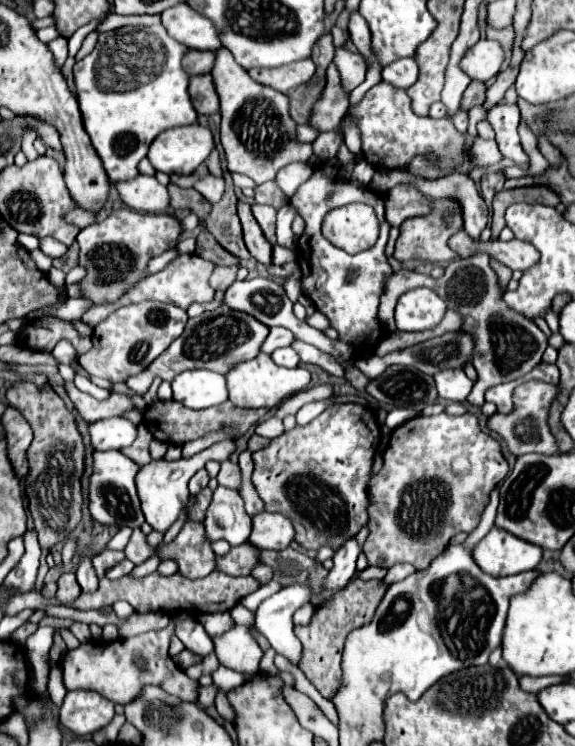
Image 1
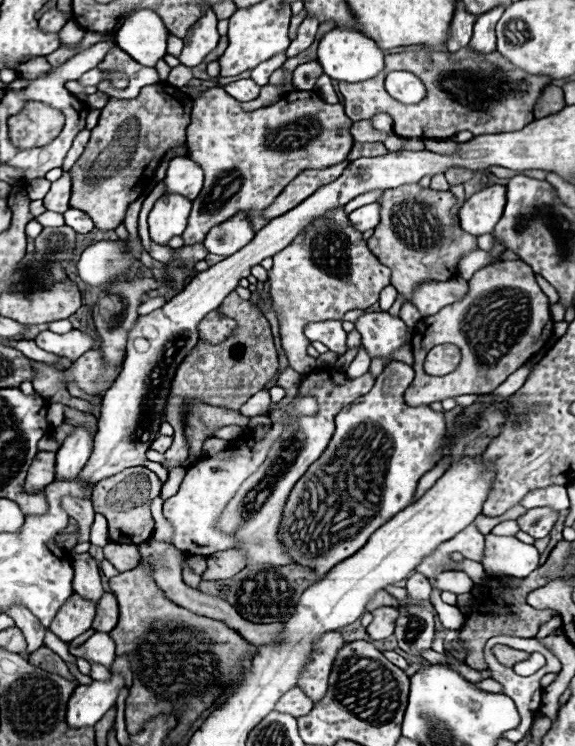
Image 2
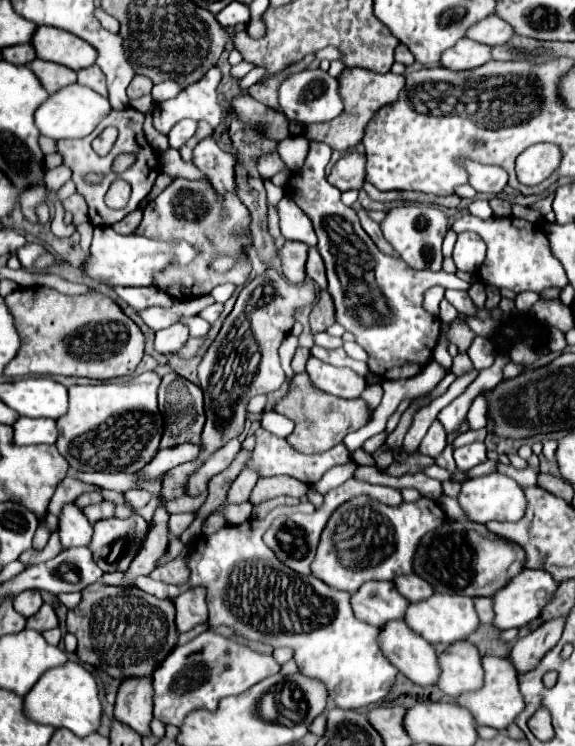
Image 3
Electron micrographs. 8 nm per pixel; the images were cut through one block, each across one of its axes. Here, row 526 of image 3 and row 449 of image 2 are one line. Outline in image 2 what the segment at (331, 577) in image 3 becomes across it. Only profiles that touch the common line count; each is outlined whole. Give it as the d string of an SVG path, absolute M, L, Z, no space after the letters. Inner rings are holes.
M392 360L390 364L386 364L384 372L376 378L376 384L374 384L374 388L372 388L368 394L360 396L360 398L354 400L348 408L342 408L342 410L338 412L338 416L336 416L336 432L334 432L334 436L332 436L328 448L326 448L326 450L322 452L322 456L306 470L306 474L294 484L294 490L290 492L290 496L288 496L286 504L284 504L284 514L282 514L282 520L280 520L278 538L280 538L282 546L286 548L286 552L290 554L290 558L294 560L294 564L298 564L298 566L302 566L302 568L308 568L308 570L312 570L312 572L318 574L318 576L324 576L334 564L338 564L338 562L350 558L352 554L356 554L356 552L368 542L368 538L370 538L370 534L372 534L374 530L378 530L378 528L380 528L382 524L386 524L394 514L398 514L398 512L404 510L406 506L410 506L410 502L412 502L412 498L414 498L414 492L416 492L418 480L420 480L430 468L434 468L434 464L440 460L438 446L440 446L440 440L442 440L442 434L444 434L444 426L446 426L444 414L442 414L442 412L434 412L434 410L428 408L428 406L406 406L406 404L404 404L404 390L412 384L412 380L414 380L414 370L412 370L412 366L408 366L408 364L404 364L404 362Z

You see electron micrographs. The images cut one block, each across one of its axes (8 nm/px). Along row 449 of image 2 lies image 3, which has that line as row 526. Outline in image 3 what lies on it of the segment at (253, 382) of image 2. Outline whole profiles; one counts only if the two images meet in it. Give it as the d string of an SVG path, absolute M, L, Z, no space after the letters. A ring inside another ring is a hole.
M172 514L170 522L168 522L170 534L172 536L180 536L190 526L192 520L194 520L194 514Z

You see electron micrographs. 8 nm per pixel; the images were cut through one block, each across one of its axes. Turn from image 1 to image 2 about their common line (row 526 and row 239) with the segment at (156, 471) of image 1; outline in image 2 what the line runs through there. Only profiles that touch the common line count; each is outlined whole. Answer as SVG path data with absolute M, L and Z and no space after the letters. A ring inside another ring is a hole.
M164 194L150 210L150 238L156 244L168 244L172 236L180 236L186 228L192 202L180 194Z

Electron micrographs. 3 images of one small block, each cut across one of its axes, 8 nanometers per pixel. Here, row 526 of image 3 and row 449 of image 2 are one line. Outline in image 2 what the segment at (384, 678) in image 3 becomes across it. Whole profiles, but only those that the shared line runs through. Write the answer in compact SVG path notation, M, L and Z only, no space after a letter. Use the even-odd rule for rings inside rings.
M274 425L270 432L266 434L264 440L254 442L252 434L246 434L238 440L232 440L222 452L214 456L205 456L199 460L198 464L186 469L184 480L180 484L180 490L164 502L164 518L172 524L174 536L172 542L178 550L186 552L188 556L210 556L218 550L230 550L236 546L236 538L228 538L214 530L214 522L218 514L224 510L226 502L236 494L240 484L264 462L264 456L274 444L274 436L278 430Z

